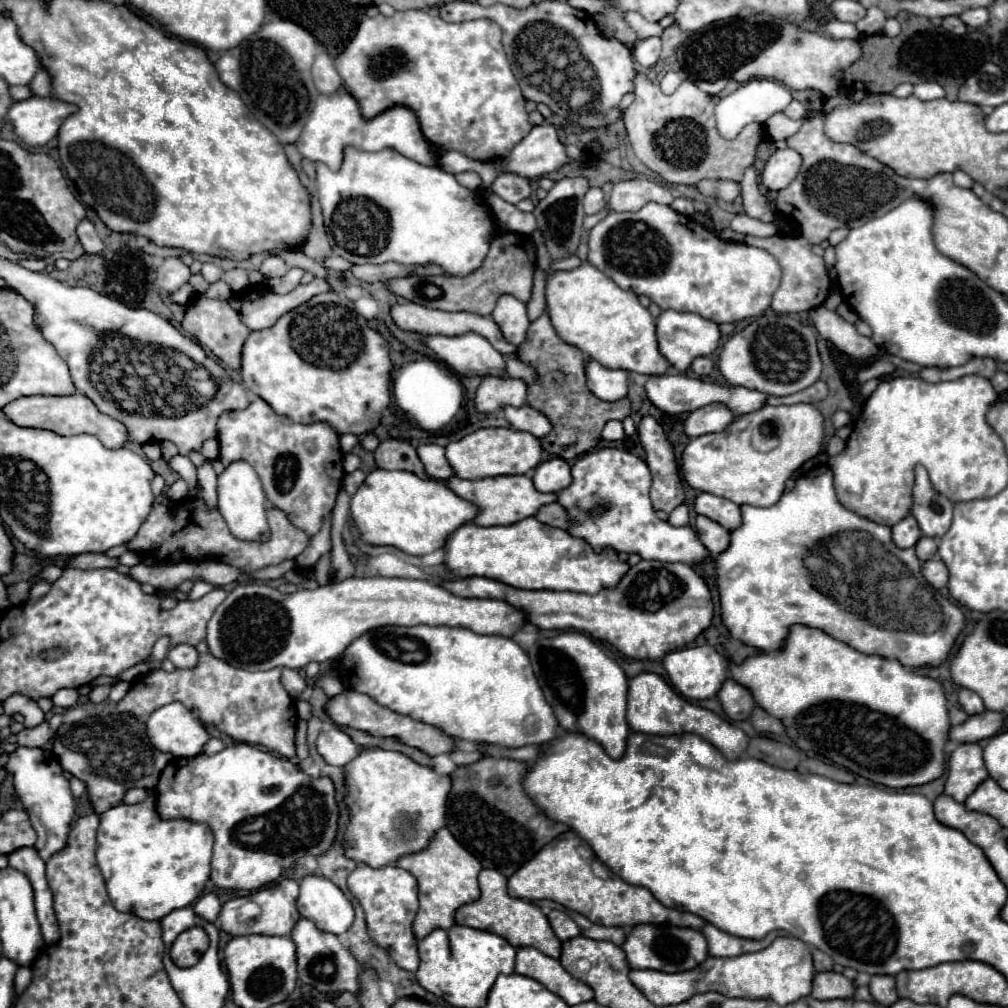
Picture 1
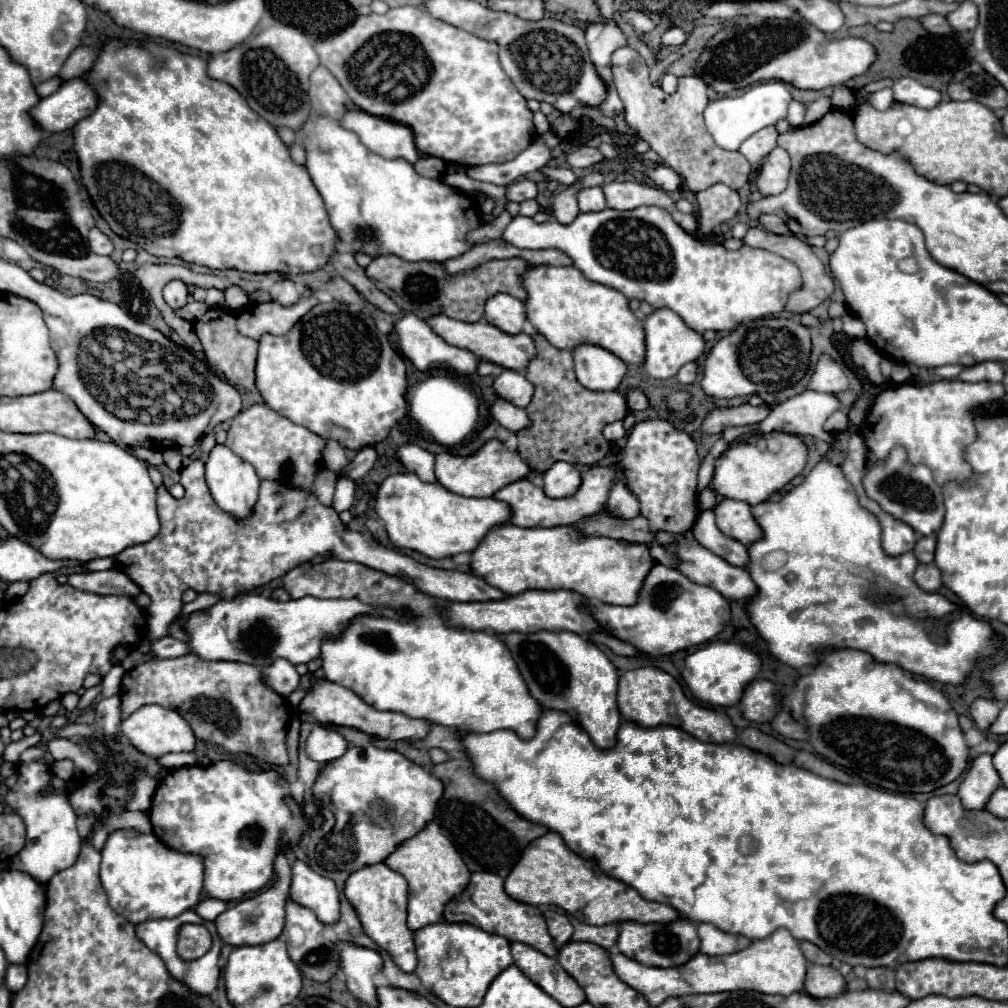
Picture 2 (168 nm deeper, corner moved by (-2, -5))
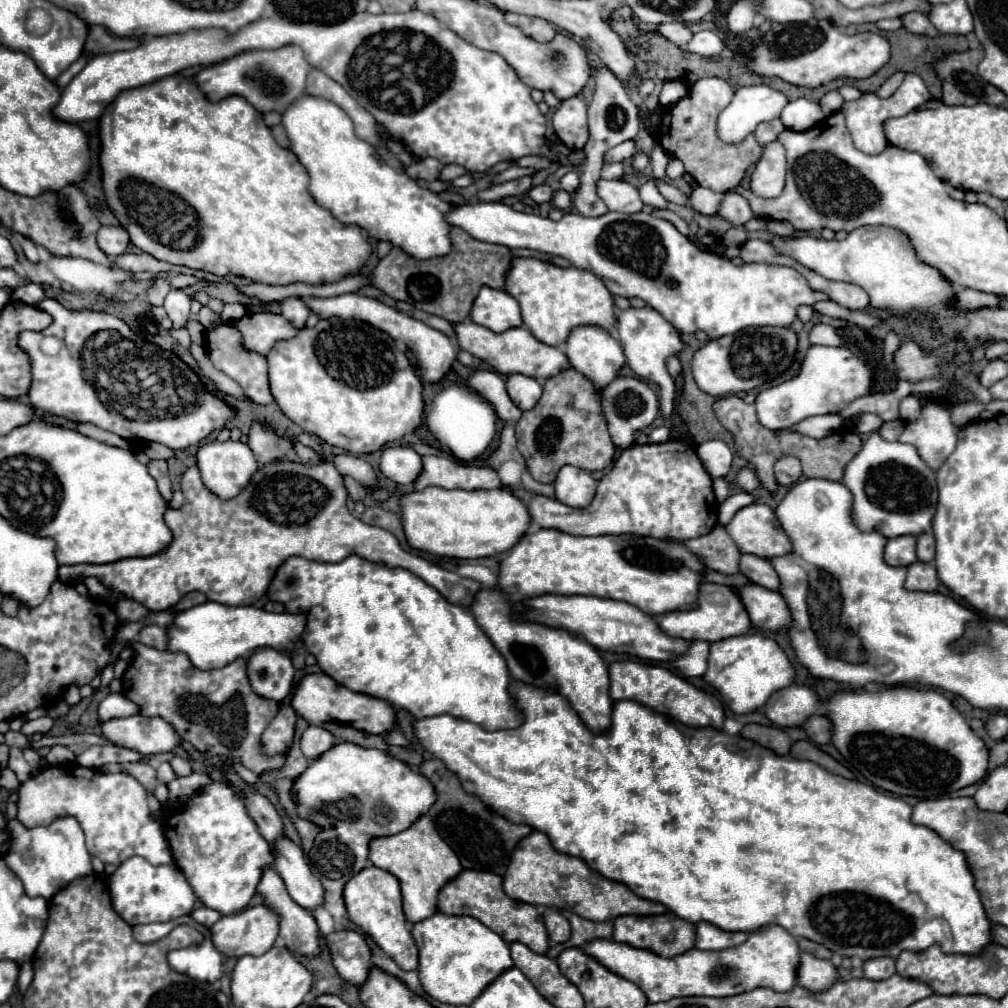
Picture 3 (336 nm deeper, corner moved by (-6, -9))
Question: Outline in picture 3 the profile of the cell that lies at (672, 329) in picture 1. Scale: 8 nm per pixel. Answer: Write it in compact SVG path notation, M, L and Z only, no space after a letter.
M629 307L625 311L621 311L617 315L617 323L615 323L615 331L619 333L619 341L623 345L623 353L627 359L627 365L643 379L655 381L661 387L661 415L663 419L667 419L673 411L673 397L675 397L675 387L673 387L673 377L667 373L665 367L665 359L671 355L677 355L683 349L683 341L677 333L677 329L655 309L651 307Z

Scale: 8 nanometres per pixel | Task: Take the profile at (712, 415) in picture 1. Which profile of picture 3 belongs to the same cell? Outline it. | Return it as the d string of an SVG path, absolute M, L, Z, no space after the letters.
M811 345L805 353L805 359L799 367L799 373L775 387L769 387L757 395L757 417L759 423L767 429L787 429L801 423L813 415L827 415L839 413L843 405L865 397L871 389L871 369L855 357L845 347L825 347L825 345Z

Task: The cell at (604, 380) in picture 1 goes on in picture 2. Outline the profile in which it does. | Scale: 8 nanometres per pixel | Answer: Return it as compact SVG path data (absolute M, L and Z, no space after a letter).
M597 345L573 349L573 359L577 381L587 389L615 391L627 373L627 365L619 357Z

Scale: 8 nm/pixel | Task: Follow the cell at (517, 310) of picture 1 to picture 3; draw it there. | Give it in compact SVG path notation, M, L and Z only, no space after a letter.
M483 287L473 301L471 321L483 325L495 333L503 333L511 327L521 327L521 309L519 303L505 293L503 289Z

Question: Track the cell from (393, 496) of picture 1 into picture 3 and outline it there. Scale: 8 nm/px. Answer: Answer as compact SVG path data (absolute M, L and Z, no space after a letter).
M427 487L425 491L413 491L403 495L401 499L401 517L407 541L411 547L419 551L427 551L439 557L457 557L457 559L479 559L505 553L519 543L519 537L525 535L531 523L531 515L525 503L515 497L507 489L475 489L475 491L461 491L461 489L443 489L443 487Z

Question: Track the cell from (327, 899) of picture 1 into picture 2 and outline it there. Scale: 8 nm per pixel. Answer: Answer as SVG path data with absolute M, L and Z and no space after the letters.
M303 861L293 863L293 883L291 883L291 901L311 909L321 923L333 925L341 917L339 893L331 879L315 873Z

